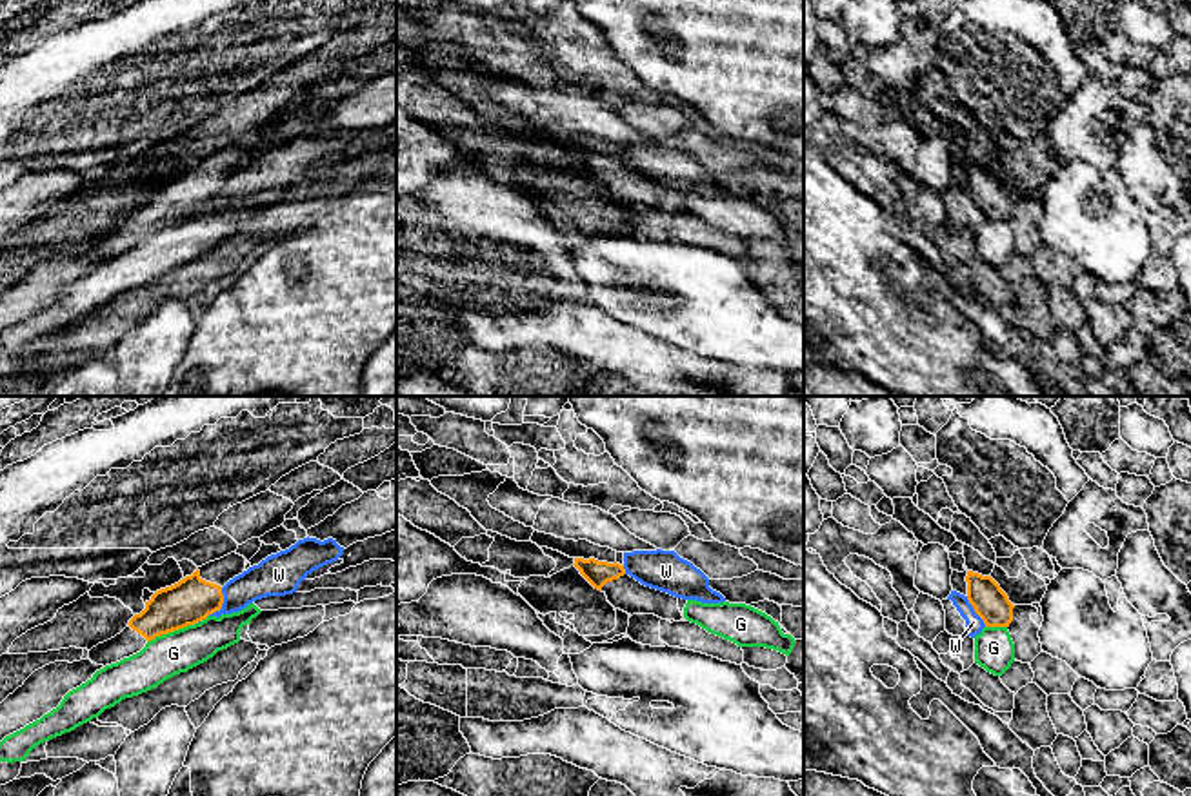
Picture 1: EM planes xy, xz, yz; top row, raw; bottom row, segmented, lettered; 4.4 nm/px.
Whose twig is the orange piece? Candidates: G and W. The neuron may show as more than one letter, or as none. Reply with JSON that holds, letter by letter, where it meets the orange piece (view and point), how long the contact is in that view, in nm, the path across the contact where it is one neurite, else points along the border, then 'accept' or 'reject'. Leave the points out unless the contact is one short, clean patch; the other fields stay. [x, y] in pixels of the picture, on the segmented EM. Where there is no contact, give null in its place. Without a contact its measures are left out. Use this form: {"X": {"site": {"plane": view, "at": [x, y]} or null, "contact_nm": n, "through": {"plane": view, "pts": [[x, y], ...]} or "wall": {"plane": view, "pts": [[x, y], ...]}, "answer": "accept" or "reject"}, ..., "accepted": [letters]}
{"G": {"site": {"plane": "xy", "at": [171, 631]}, "contact_nm": 240, "wall": {"plane": "xy", "pts": [[197, 622], [157, 635], [148, 642]]}, "answer": "reject"}, "W": {"site": {"plane": "xy", "at": [222, 602]}, "contact_nm": 140, "wall": {"plane": "xy", "pts": [[222, 587], [222, 606], [208, 615]]}, "answer": "reject"}, "accepted": []}

